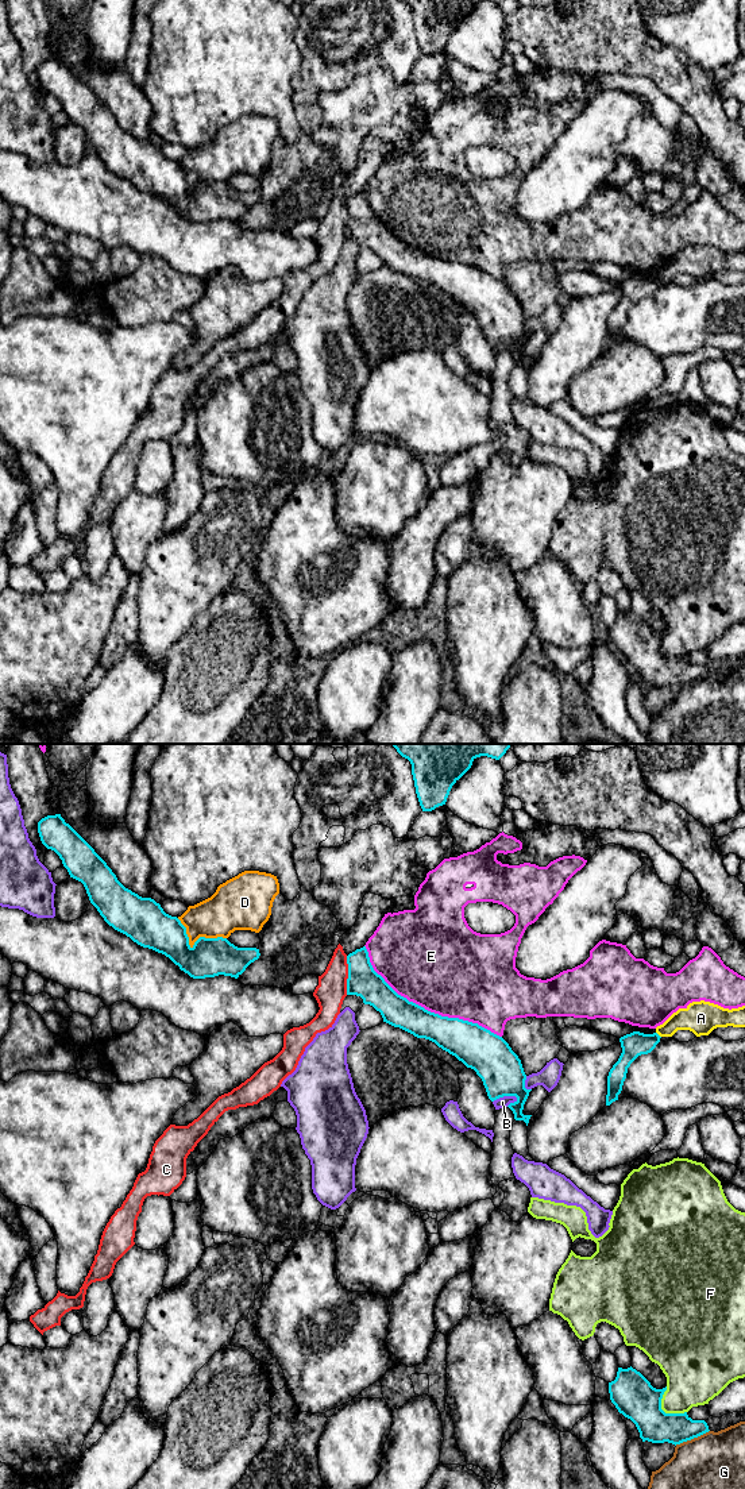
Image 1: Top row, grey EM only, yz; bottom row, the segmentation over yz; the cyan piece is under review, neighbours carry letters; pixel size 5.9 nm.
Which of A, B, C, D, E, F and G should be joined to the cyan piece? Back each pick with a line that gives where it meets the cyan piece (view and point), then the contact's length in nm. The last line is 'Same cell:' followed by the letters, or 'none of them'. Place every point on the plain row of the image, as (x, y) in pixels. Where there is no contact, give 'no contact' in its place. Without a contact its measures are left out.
Same cell: none of them

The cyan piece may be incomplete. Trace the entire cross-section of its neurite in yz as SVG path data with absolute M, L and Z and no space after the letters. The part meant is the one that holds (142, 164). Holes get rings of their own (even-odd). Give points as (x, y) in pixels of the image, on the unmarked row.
M61 61L38 66L42 88L62 104L70 121L81 126L104 165L143 192L169 201L193 223L219 219L238 223L259 202L256 192L238 192L227 182L200 181L189 189L186 171L151 142L126 132L94 93Z

